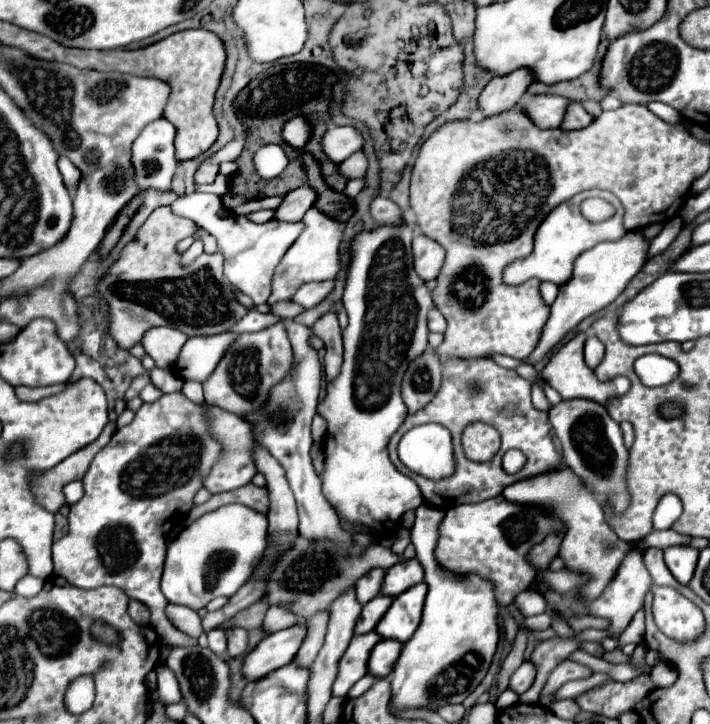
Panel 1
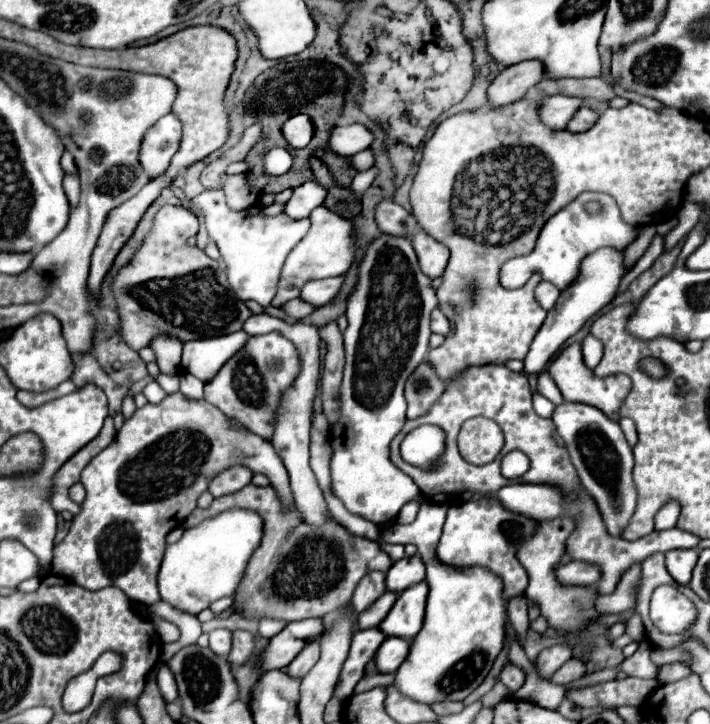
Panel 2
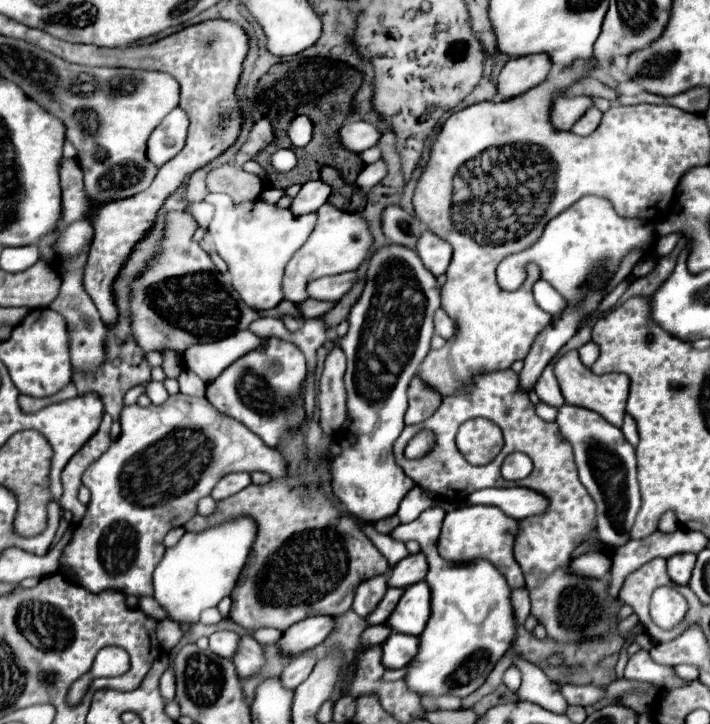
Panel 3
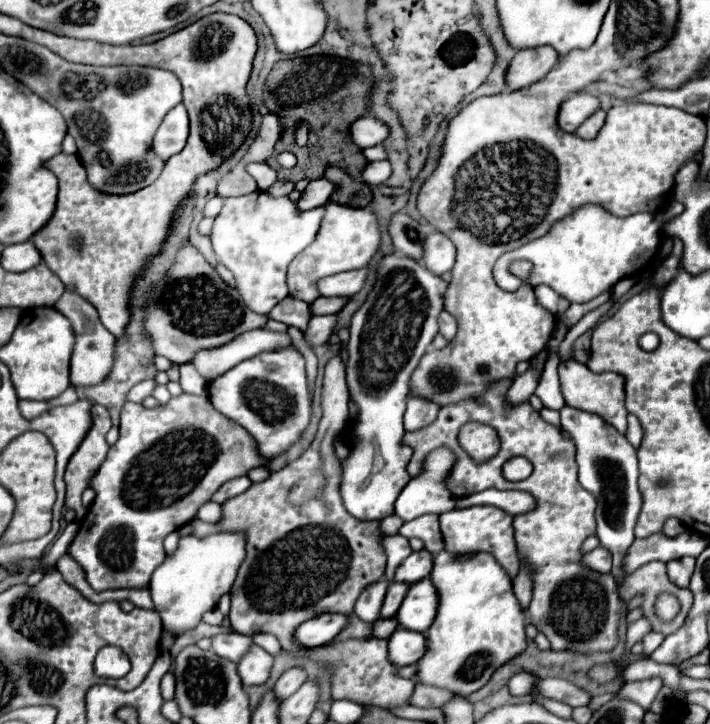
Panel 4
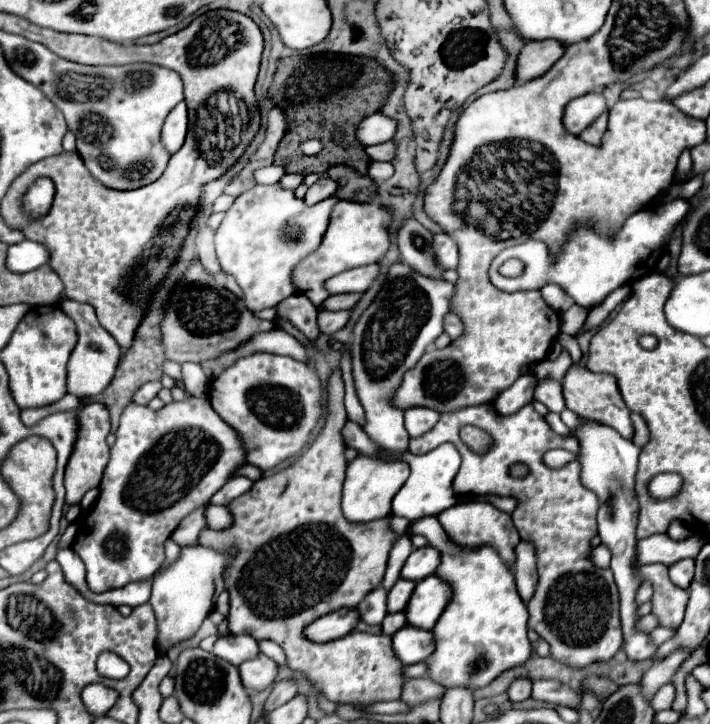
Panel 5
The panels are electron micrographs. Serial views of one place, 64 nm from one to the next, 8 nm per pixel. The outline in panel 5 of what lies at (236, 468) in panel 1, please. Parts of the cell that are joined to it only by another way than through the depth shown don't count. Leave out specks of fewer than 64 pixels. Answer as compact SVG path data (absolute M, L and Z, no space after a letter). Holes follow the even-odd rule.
M236 476L230 478L214 496L212 496L212 504L220 504L220 506L228 506L236 496L242 496L244 492L248 492L248 488L252 488L252 480L244 478L244 476Z

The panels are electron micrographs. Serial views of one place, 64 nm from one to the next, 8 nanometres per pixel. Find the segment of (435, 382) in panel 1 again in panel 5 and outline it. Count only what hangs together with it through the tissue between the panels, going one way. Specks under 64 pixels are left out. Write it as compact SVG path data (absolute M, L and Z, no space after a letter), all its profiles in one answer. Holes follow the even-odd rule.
M408 408L404 412L404 418L406 418L406 430L410 438L418 438L434 428L440 414L436 414L430 408Z

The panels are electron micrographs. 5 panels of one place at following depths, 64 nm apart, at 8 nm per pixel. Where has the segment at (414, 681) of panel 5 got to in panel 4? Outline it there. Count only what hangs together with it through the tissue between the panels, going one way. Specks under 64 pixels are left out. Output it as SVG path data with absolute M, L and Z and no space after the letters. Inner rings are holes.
M414 684L414 692L412 692L412 706L418 708L440 708L440 704L448 702L452 698L452 692L444 690L444 688L430 688L428 684Z

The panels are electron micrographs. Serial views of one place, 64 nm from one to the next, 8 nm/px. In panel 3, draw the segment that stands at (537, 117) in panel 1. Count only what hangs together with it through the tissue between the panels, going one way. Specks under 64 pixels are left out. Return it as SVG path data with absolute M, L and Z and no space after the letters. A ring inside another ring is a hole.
M558 96L552 106L552 124L558 130L570 130L590 106L592 98L588 96Z

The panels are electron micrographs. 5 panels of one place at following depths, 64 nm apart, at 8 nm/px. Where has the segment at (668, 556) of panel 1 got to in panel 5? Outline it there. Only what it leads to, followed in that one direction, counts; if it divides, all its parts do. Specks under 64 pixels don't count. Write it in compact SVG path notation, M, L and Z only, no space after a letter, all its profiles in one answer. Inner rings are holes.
M684 558L670 566L670 580L680 588L688 588L692 582L692 576L694 576L694 560L692 558Z

